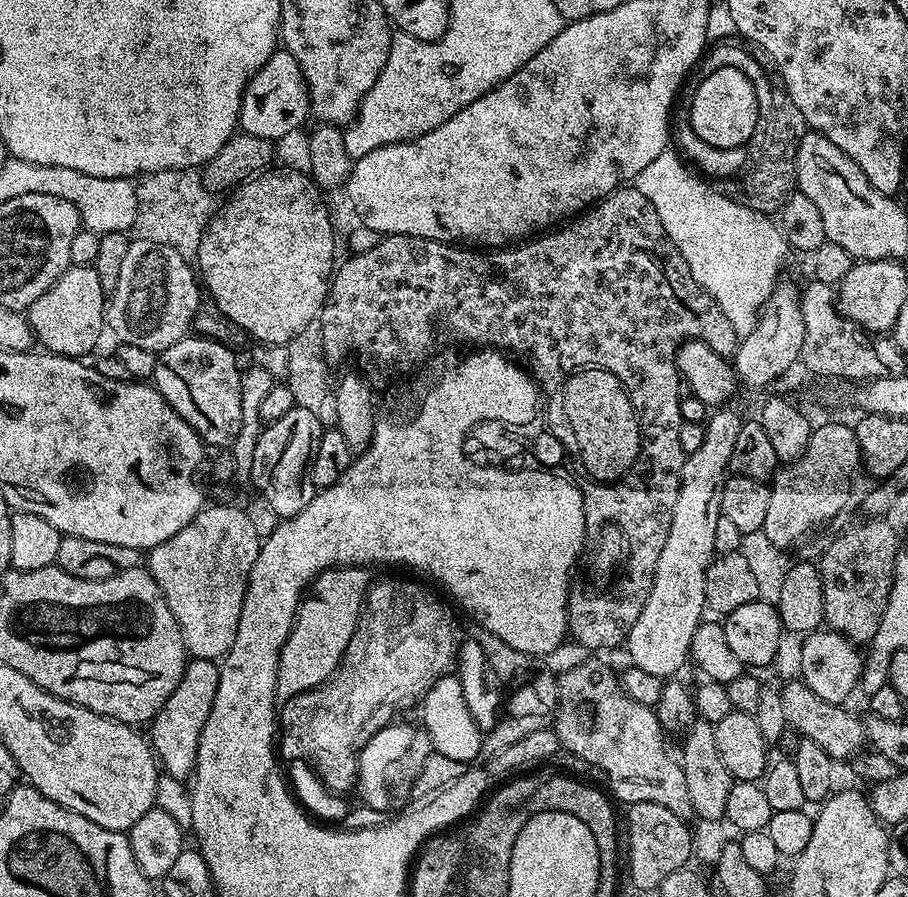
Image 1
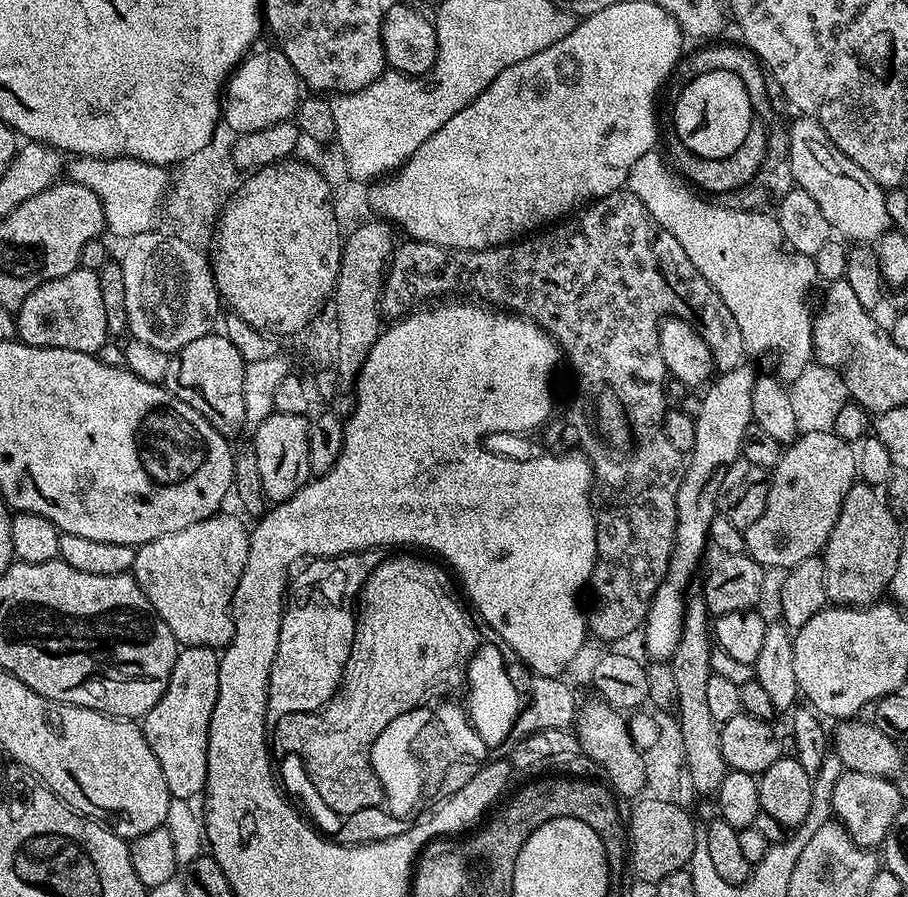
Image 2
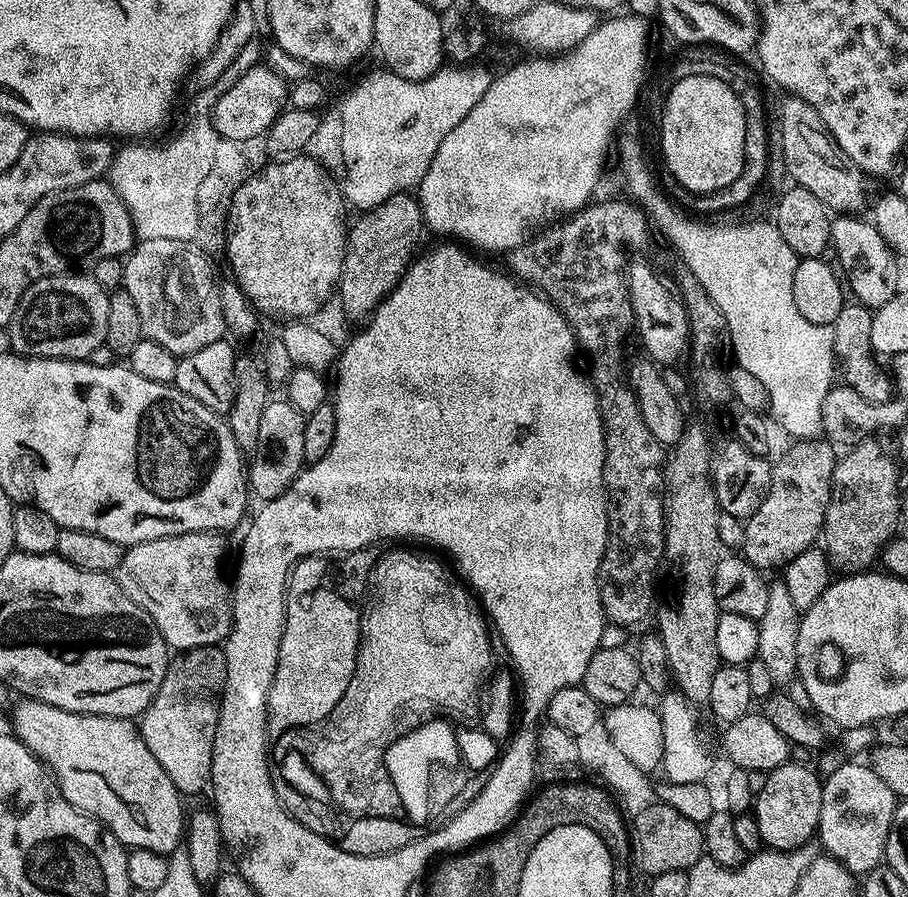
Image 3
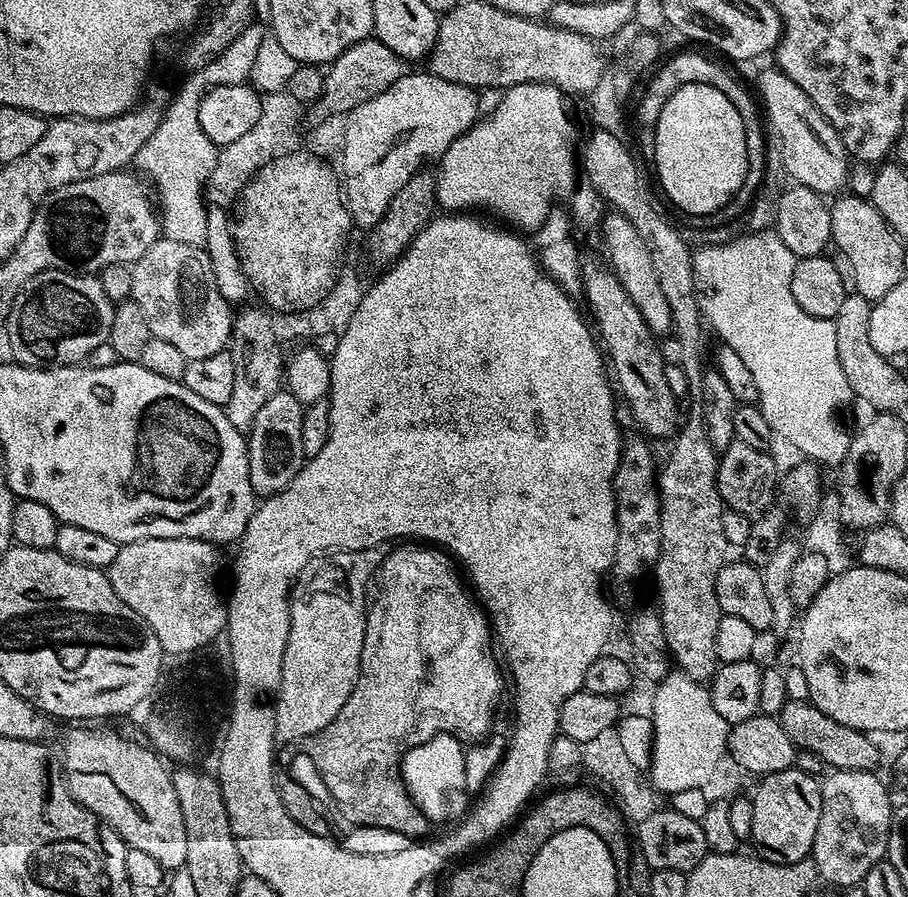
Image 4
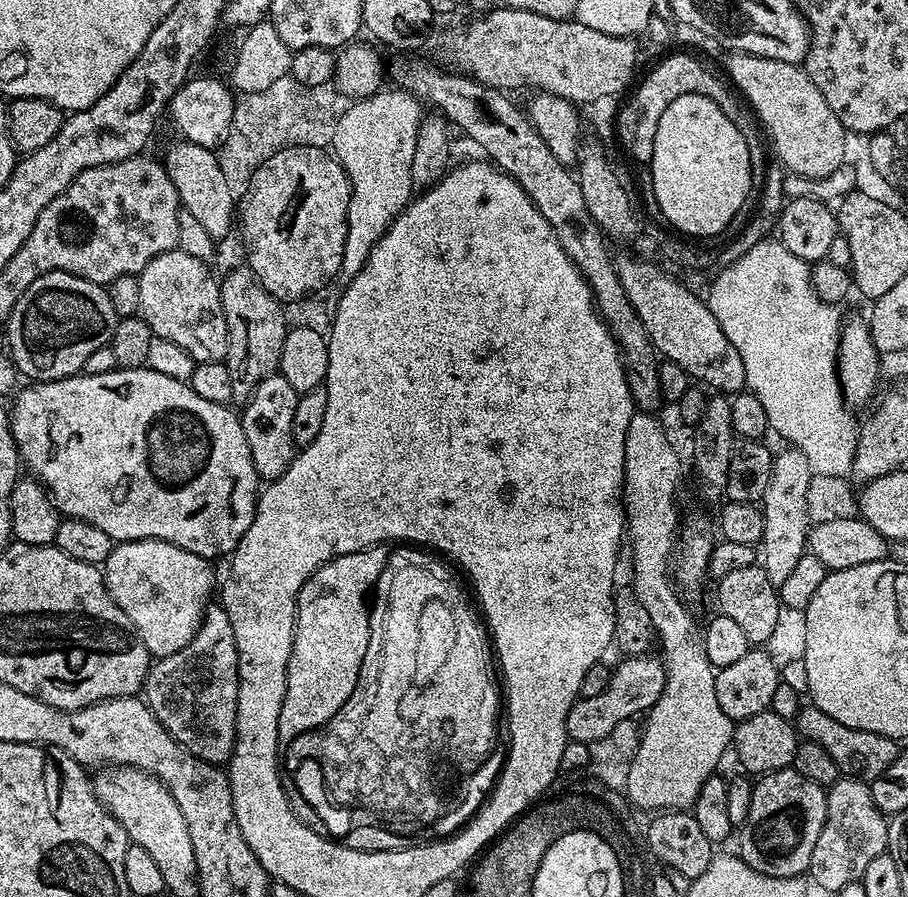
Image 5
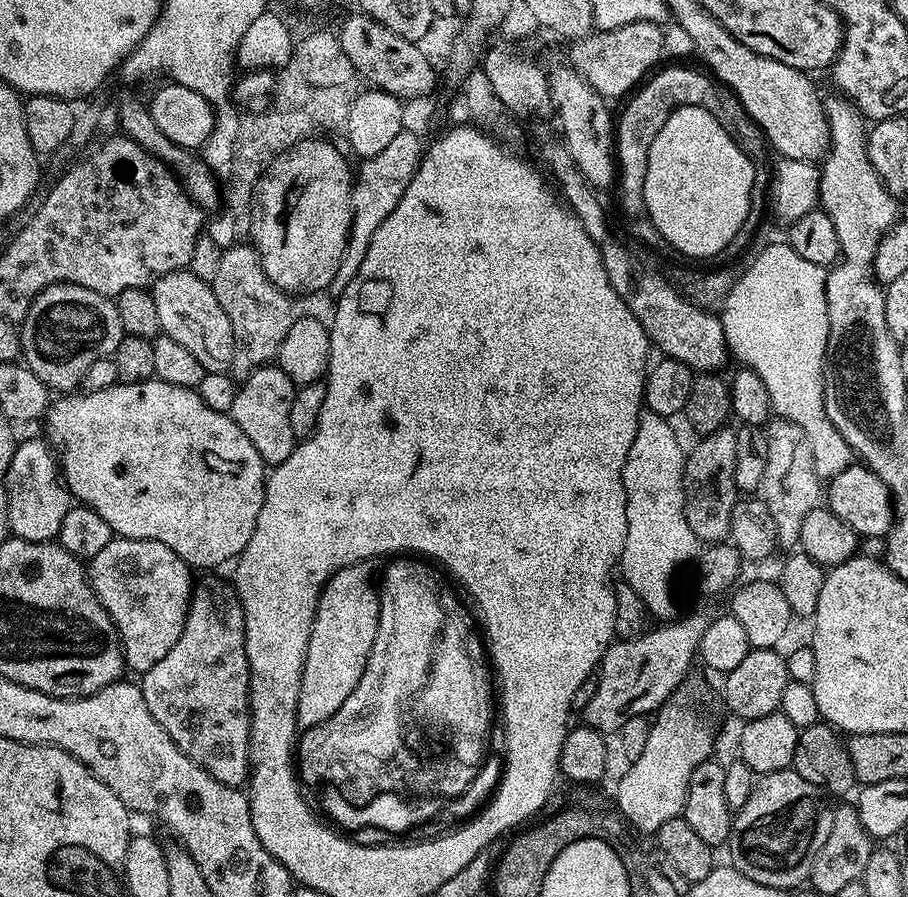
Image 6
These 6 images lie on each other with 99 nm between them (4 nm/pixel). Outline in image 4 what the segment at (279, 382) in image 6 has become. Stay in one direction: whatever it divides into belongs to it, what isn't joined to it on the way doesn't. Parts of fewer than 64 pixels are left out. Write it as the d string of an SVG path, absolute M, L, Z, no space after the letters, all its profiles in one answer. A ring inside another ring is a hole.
M279 390L266 401L266 406L258 412L257 418L253 422L251 431L247 433L248 442L248 465L250 466L250 486L255 490L257 497L267 498L278 494L288 487L288 483L299 474L304 467L306 459L302 450L302 418L304 417L305 405L294 398L287 390Z

